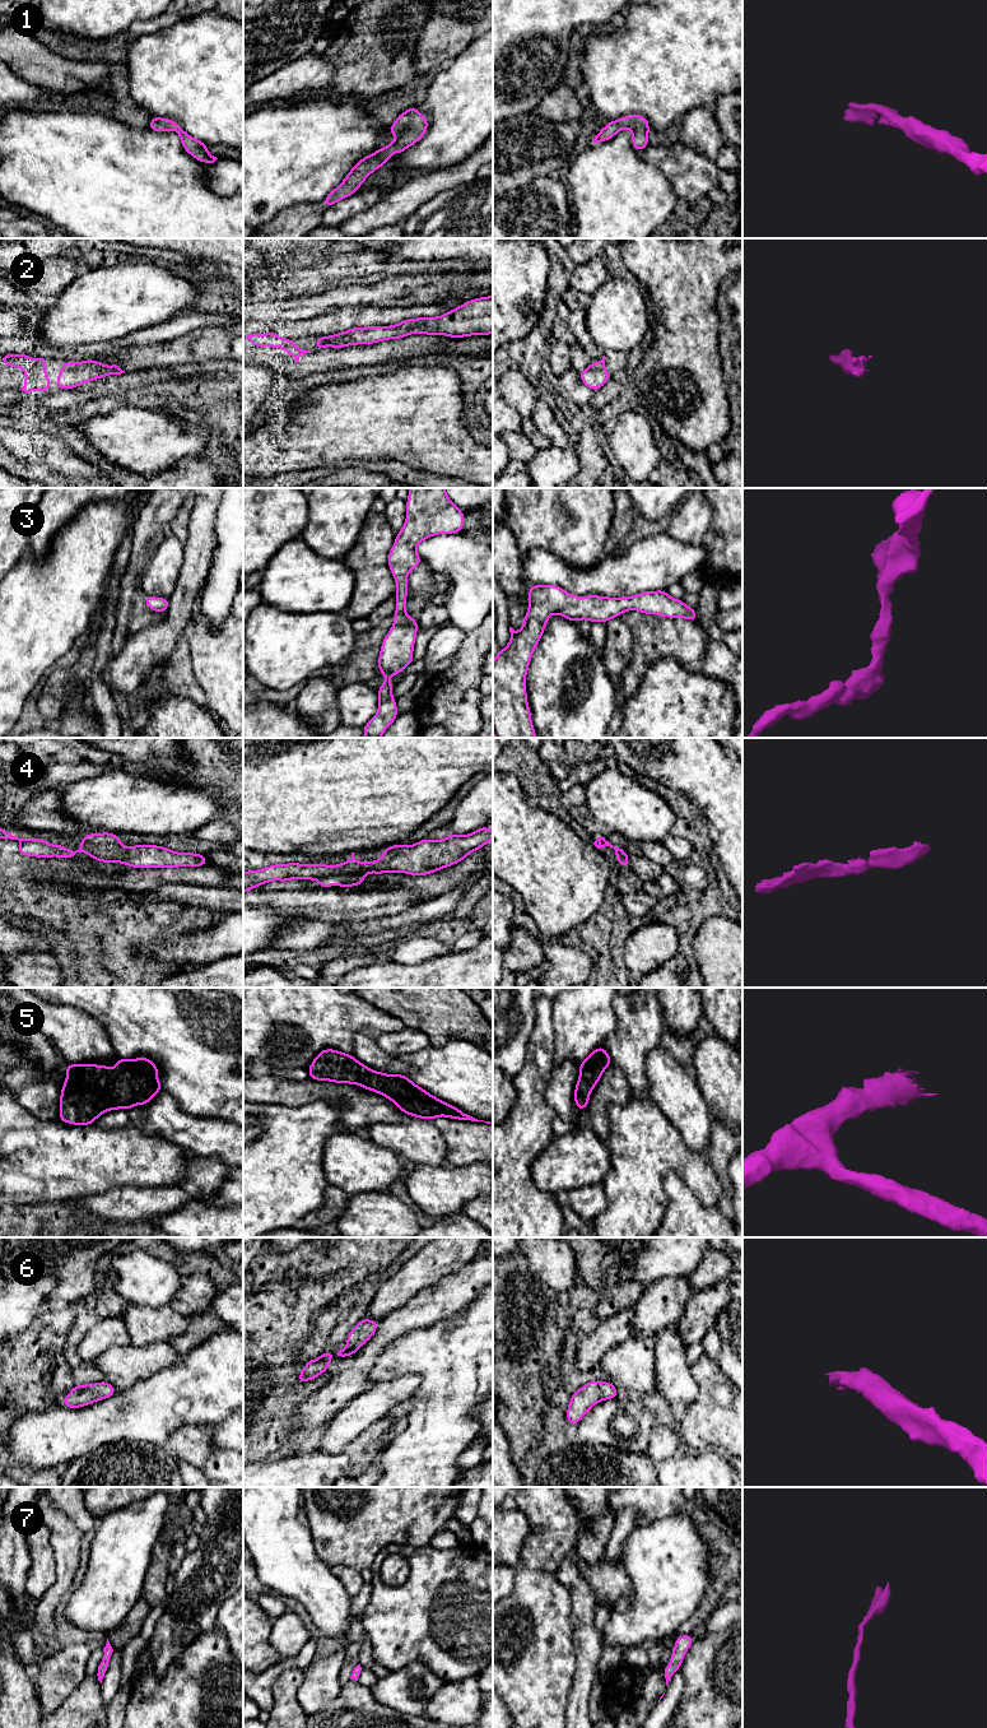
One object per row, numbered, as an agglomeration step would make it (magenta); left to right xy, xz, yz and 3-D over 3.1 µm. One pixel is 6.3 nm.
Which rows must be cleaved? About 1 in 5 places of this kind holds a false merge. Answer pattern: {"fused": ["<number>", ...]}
{"fused": []}

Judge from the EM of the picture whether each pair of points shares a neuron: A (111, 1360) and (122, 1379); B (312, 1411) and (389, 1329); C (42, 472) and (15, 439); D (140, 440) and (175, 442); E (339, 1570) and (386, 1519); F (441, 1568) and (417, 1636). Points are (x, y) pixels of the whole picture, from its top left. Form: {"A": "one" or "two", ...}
{"A": "one", "B": "one", "C": "two", "D": "one", "E": "two", "F": "one"}

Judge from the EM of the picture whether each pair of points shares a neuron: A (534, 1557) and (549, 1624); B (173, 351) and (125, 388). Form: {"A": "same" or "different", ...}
{"A": "different", "B": "different"}

